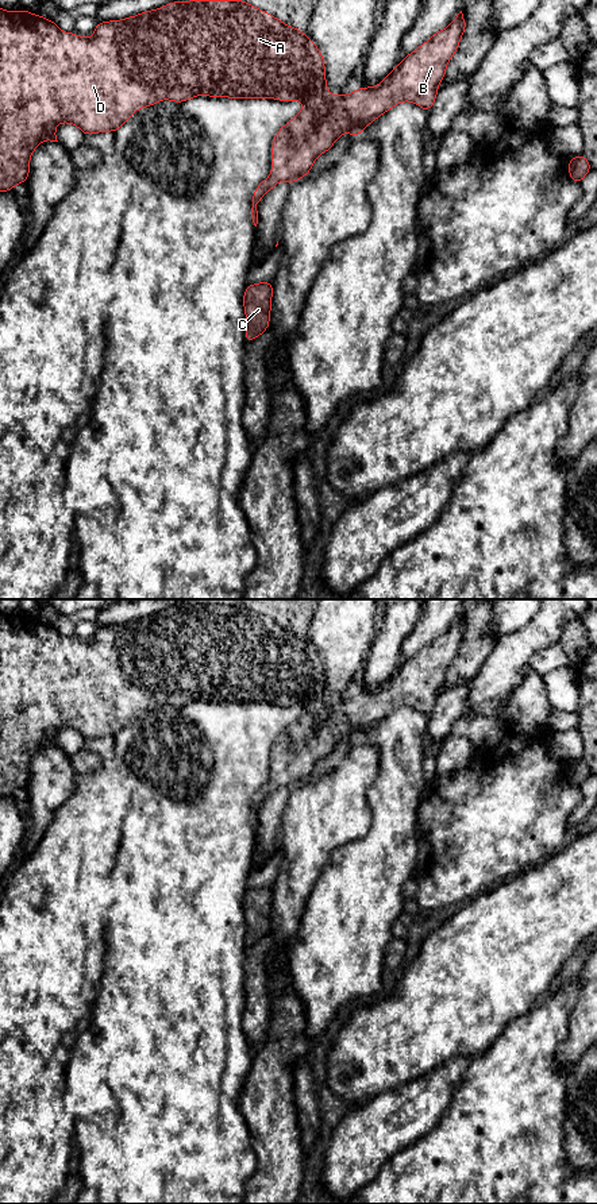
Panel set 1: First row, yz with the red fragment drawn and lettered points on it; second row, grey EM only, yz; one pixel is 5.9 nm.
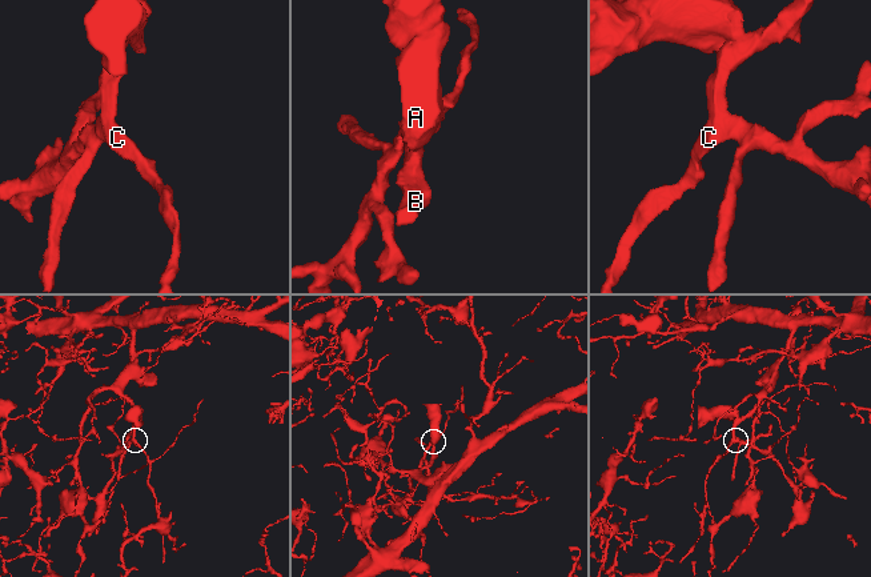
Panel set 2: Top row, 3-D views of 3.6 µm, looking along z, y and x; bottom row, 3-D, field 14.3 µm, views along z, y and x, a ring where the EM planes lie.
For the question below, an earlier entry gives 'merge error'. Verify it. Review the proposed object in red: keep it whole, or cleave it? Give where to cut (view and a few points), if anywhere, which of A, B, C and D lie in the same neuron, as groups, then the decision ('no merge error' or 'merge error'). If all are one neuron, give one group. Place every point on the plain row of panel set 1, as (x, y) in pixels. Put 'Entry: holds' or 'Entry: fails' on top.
Entry: fails
cut none; groups A B C D; no merge error

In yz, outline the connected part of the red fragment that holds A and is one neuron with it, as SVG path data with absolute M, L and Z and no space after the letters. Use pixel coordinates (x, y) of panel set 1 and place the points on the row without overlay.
M244 605L170 606L162 613L122 625L99 626L90 644L61 636L53 625L23 613L18 617L0 613L0 796L9 796L15 790L27 787L31 759L45 744L58 746L55 730L61 728L77 730L86 741L105 736L116 737L135 715L163 703L174 707L184 707L194 701L300 705L304 713L274 741L271 779L257 791L253 799L251 822L257 831L257 810L265 798L280 786L292 788L308 780L316 763L327 757L343 737L358 742L370 728L401 706L412 706L428 717L465 633L466 625L461 615L447 633L435 637L408 659L380 690L361 691L348 699L331 701L323 659L317 651L301 634L286 630Z

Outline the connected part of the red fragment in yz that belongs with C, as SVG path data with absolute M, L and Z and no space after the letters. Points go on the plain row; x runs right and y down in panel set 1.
M271 885L247 890L243 900L246 918L246 948L257 943L269 933L271 900Z

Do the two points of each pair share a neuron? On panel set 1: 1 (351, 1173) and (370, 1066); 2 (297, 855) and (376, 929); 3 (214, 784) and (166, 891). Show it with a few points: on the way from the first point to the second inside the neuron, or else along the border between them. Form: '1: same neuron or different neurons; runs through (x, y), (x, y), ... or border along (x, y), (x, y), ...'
1: same neuron; runs through (389, 1126), (447, 1068), (445, 1057), (418, 1057)
2: different neurons; border along (336, 848), (314, 886), (307, 905)
3: same neuron; runs through (191, 811), (183, 864)

